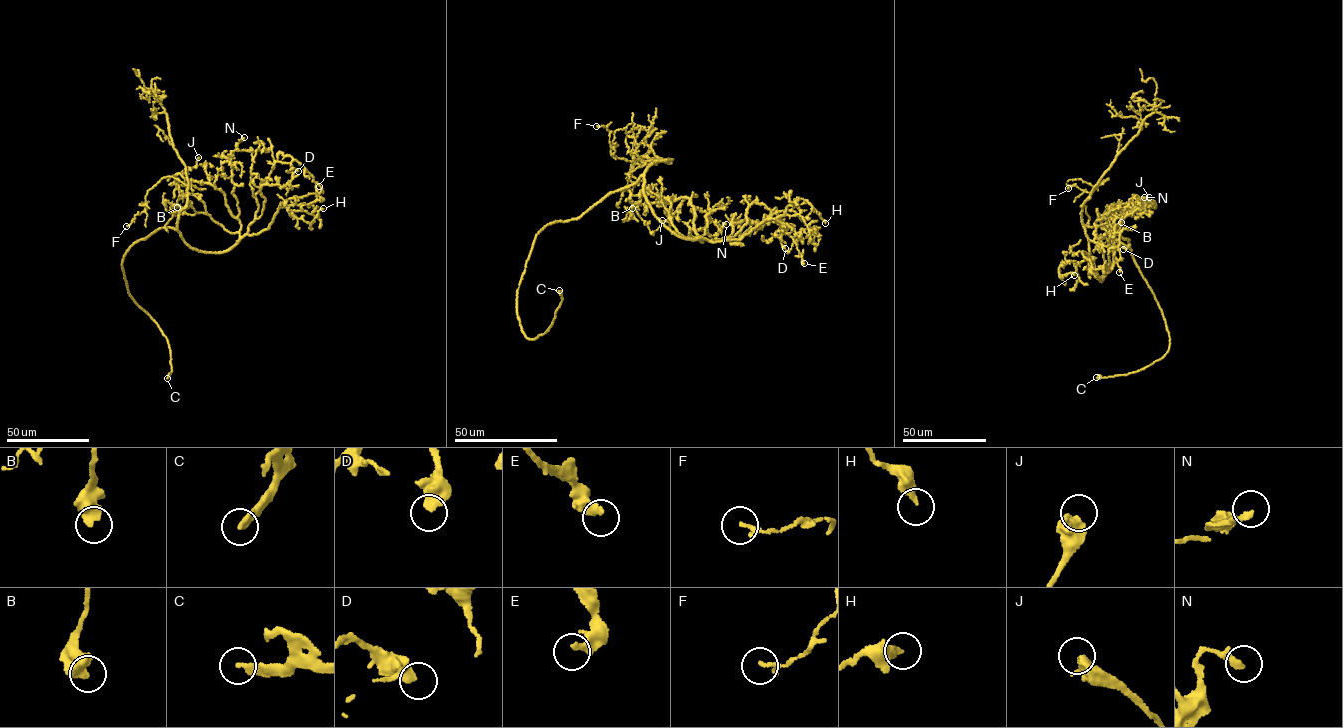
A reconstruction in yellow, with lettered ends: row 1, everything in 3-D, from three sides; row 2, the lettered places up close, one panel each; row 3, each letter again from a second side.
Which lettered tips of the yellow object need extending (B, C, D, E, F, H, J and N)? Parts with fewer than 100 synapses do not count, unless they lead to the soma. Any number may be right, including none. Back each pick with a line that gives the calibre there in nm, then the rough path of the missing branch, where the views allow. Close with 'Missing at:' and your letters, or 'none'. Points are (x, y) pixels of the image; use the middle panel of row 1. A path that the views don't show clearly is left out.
C: calibre 320 nm; course (559, 290), (539, 268), (524, 262)
Missing at: C

